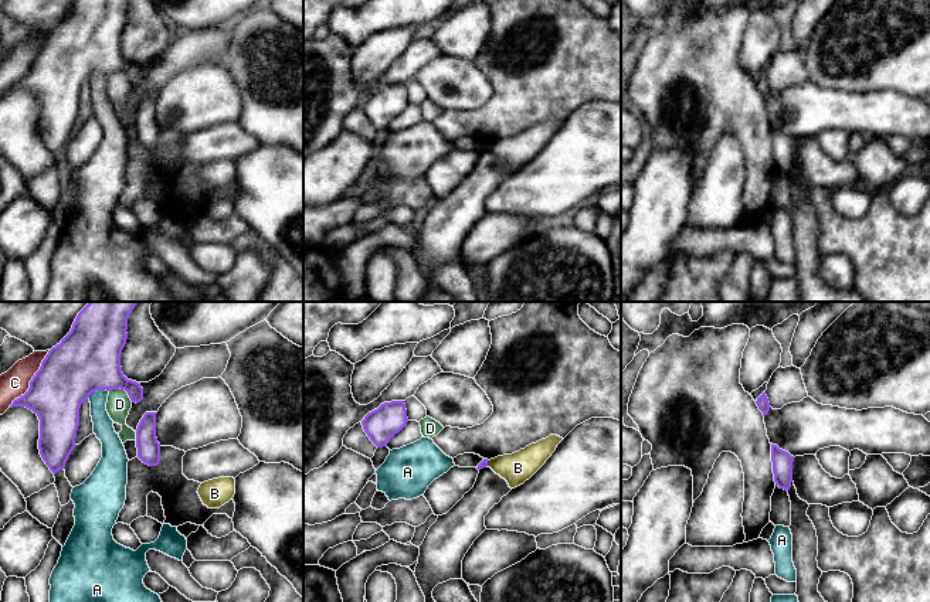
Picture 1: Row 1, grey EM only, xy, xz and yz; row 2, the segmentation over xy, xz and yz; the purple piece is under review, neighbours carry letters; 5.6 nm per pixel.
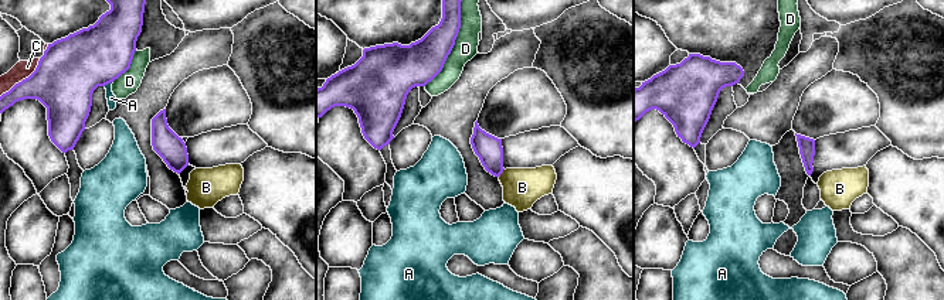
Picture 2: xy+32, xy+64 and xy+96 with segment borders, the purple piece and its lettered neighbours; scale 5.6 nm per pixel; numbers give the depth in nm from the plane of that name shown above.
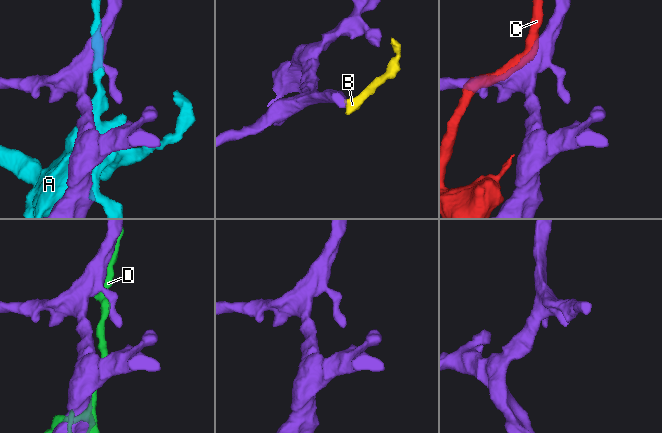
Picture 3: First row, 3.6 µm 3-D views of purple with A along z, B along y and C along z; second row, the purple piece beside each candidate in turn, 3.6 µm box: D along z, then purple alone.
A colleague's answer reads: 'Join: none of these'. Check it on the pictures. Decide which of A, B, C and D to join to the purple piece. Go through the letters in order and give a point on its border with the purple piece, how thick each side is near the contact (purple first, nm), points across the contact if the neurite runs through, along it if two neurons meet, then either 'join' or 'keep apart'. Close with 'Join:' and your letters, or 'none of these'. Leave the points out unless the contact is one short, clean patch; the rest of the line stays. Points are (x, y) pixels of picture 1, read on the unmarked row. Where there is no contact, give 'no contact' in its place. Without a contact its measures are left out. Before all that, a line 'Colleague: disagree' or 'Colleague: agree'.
Colleague: agree
A: contact xy (97, 71); calibres 360 and 120 nm; keep apart
B: contact xz (486, 146); calibres 50 and 170 nm; border xz (486, 143), (488, 148); keep apart
C: contact xy (31, 63); calibres 340 and 160 nm; keep apart
D: contact xy (122, 71); calibres 360 and 140 nm; keep apart
Join: none of these

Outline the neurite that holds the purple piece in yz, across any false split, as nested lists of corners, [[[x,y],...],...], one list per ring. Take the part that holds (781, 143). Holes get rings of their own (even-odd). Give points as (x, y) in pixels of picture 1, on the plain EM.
[[[771,126],[771,144],[775,169],[788,174],[792,164],[794,139]]]

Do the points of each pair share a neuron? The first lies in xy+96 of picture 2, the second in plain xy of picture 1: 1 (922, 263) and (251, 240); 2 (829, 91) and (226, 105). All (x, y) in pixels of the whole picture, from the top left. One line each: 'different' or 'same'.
1: same
2: same

